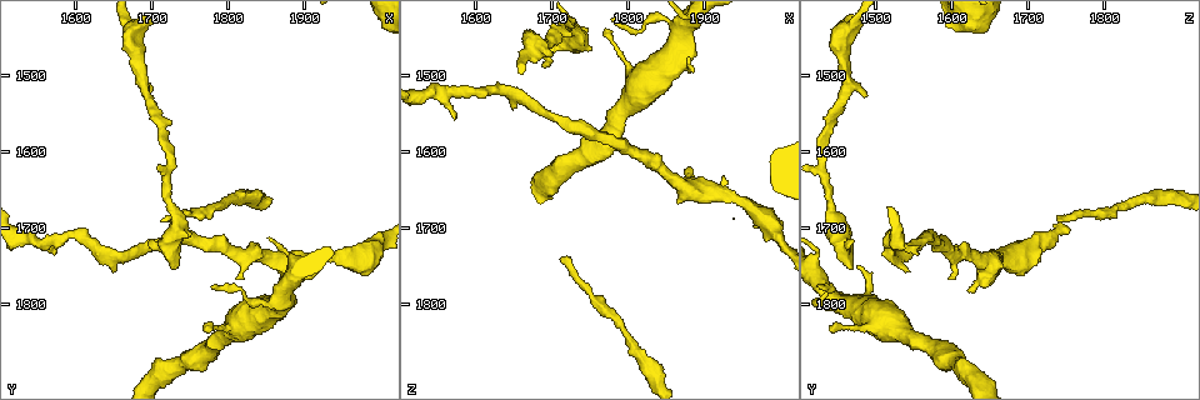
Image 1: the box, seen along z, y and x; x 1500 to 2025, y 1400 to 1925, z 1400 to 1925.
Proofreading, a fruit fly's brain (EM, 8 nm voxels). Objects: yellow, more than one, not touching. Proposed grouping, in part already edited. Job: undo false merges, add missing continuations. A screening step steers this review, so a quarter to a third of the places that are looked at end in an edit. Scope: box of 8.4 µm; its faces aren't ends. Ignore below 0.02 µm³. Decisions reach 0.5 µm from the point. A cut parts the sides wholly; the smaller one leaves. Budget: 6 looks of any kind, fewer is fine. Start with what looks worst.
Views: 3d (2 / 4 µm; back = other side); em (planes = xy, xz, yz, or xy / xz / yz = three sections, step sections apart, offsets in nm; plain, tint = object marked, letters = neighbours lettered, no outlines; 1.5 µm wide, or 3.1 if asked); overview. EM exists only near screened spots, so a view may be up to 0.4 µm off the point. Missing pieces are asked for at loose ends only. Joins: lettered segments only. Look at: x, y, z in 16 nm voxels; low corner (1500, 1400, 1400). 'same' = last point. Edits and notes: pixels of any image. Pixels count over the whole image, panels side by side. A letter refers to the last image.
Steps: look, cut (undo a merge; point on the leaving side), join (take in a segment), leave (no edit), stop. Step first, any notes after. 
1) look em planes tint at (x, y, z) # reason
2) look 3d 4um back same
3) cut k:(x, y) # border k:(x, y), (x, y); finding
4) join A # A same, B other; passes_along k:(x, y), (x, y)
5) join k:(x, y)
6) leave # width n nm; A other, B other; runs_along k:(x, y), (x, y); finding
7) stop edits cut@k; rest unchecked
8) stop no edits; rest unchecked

look em planes letters at (1695, 1720, 1475) # free end

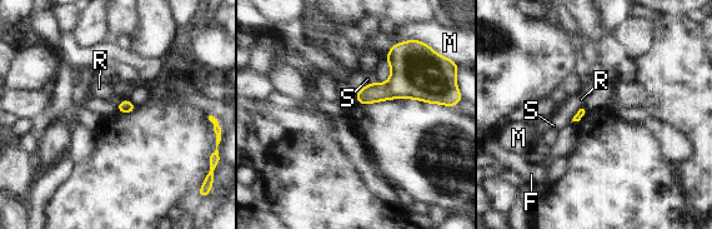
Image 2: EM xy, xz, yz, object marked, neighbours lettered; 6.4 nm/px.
leave # longest_contact M 110 nm; F other, M other, R other, S other; none of them fits

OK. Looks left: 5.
look 3d 4um at (1715, 1685, 1735) # thin end

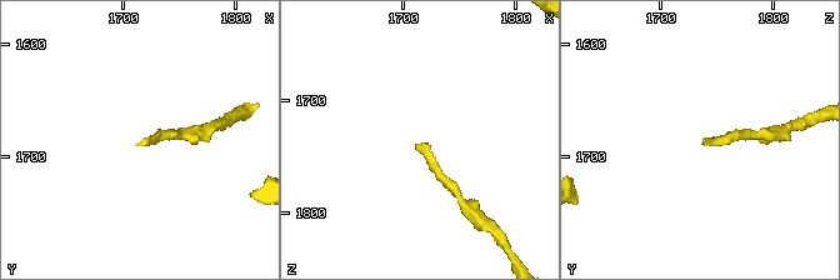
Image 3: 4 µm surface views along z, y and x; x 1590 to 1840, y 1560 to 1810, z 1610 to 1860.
look em yz step 4 letters at (1712, 1688, 1740)

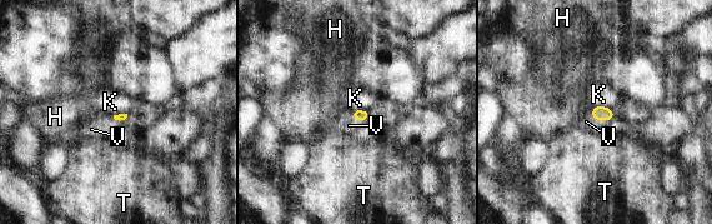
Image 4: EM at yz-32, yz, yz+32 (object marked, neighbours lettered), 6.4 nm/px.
look em planes letters same

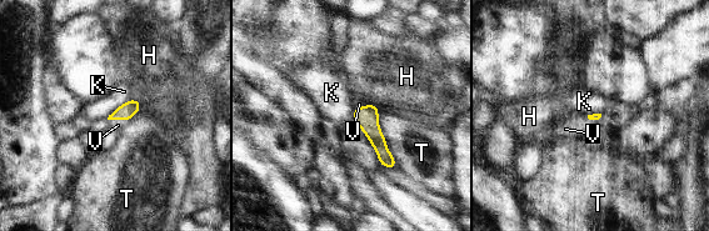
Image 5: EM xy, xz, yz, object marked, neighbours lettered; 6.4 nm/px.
join V # H other, K other, T other, V same; passes_along 5:(128, 110), (118, 119), (118, 125); the neuron continues

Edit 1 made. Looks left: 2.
look overview

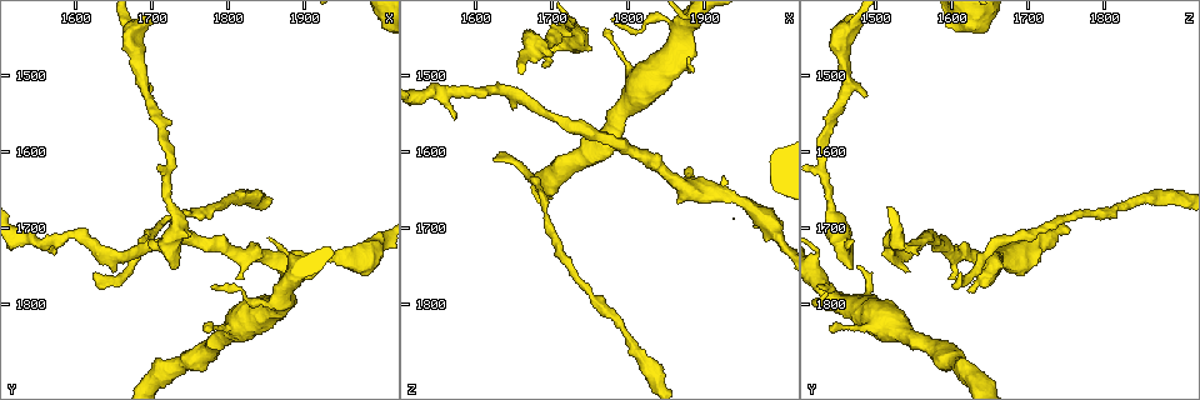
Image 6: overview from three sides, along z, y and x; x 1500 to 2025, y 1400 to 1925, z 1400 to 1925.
look em xy step 8 letters at (1875, 1750, 1475) # branch stops here

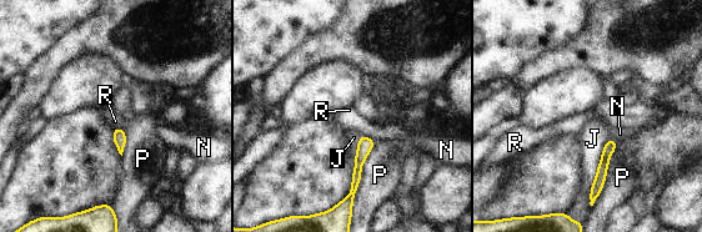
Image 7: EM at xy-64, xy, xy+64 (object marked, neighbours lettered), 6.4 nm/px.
leave # J other, N other, P other, R other; border 7:(375, 142), (352, 198); no lettered segment goes on from it

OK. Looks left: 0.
stop edits join@5; rest unchecked

